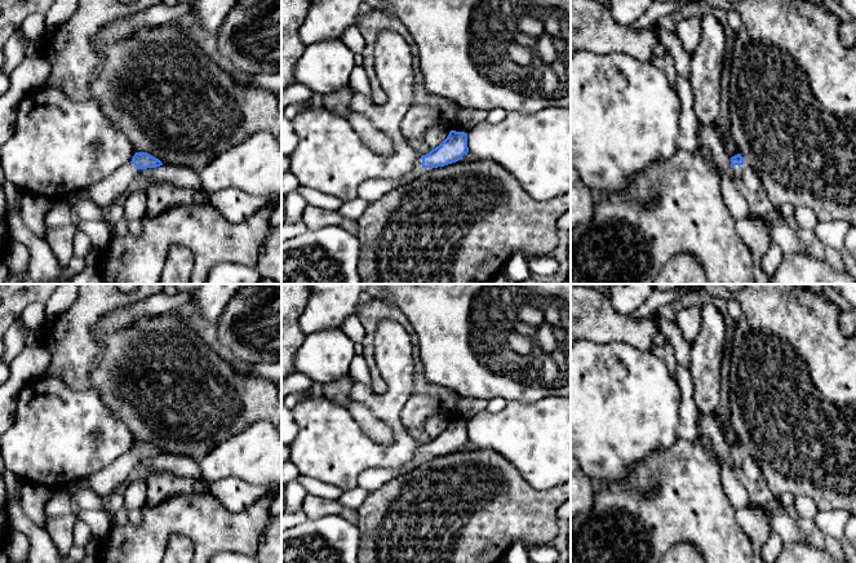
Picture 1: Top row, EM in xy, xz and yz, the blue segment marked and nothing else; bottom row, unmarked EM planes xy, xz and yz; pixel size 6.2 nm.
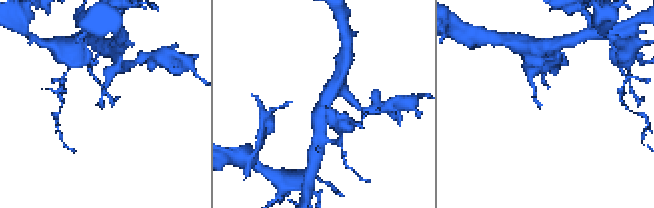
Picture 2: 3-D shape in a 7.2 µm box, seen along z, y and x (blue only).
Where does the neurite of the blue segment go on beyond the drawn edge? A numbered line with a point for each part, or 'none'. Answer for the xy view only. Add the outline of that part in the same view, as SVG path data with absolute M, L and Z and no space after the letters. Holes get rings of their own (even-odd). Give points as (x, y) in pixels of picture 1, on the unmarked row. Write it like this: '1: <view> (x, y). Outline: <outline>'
1: xy (105, 482). Outline: M133 452L124 453L110 466L76 483L67 484L62 489L71 495L74 488L87 488L98 496L108 496L117 489L123 489L137 461L138 458Z

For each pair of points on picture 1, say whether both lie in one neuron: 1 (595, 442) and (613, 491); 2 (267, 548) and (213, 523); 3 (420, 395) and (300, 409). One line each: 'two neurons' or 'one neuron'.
1: two neurons
2: two neurons
3: two neurons

